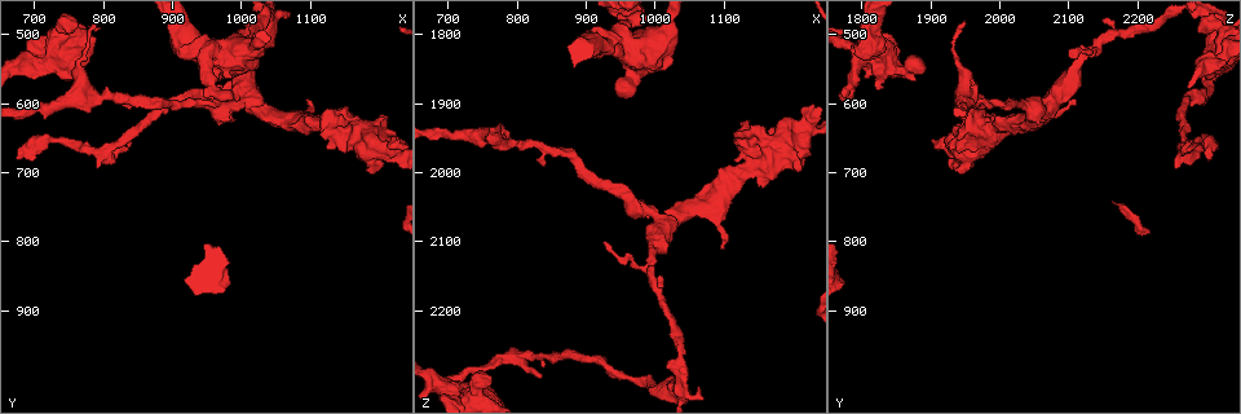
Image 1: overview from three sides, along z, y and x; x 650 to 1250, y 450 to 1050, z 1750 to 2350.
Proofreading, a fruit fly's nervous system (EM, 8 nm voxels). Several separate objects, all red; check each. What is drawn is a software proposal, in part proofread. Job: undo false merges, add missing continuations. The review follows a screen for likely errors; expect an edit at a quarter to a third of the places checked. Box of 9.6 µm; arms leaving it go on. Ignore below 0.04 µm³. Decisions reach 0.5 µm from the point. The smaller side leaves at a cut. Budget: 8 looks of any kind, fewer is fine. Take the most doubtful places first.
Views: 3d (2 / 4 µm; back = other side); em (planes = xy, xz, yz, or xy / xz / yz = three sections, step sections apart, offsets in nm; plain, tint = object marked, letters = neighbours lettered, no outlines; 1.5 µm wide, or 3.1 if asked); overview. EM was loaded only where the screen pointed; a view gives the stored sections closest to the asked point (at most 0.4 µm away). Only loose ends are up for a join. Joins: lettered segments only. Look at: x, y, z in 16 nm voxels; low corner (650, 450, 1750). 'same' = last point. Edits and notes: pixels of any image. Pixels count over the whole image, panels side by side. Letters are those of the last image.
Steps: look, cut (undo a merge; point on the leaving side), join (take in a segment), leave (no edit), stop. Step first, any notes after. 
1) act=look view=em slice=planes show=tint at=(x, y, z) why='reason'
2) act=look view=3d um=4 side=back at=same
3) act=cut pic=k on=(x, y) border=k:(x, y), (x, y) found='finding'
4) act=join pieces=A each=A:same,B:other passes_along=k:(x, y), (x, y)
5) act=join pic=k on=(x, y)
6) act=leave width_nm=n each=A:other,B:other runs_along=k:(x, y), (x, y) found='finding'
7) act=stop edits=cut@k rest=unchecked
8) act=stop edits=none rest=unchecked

act=look view=em slice=planes show=letters at=(1185, 695, 1940) why='an open end'

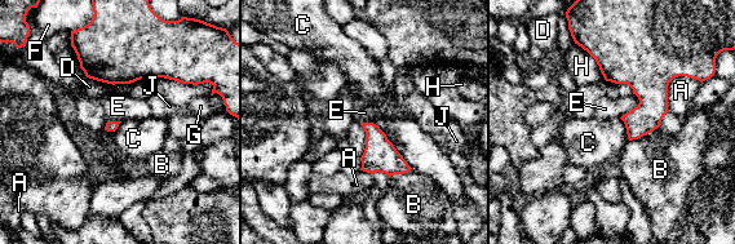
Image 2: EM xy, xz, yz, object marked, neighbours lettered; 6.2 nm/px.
act=leave each=A:other,B:other,C:other,D:other,E:other,F:other,G:other,H:other,J:other found='no lettered segment goes on from it'

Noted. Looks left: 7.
act=look view=3d um=4 at=(950, 525, 1805) why='calibre changes'

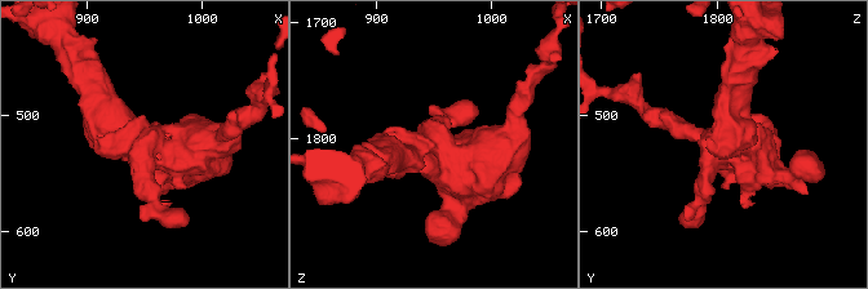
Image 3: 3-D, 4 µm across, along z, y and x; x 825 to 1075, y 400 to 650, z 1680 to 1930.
act=look view=em slice=xy step=8 show=letters at=(954, 530, 1808)

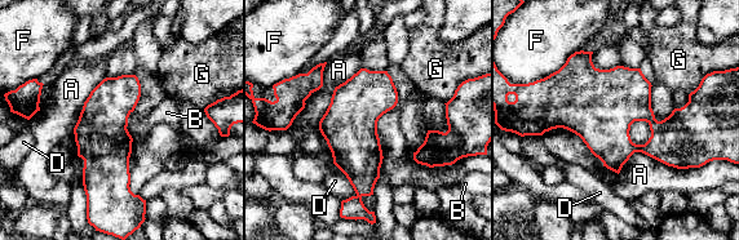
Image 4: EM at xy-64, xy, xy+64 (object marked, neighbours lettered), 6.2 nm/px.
act=look view=em slice=planes show=letters at=same why='another direction'

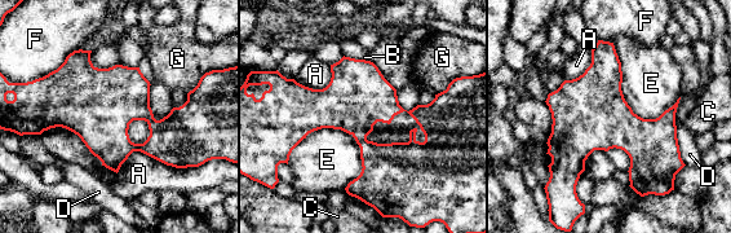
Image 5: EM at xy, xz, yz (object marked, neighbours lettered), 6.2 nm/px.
act=leave width_nm=260 each=A:other,B:other,C:other,D:other,E:other,F:other,G:other border=5:(612, 43), (624, 100), (658, 118) found='continuous, no second cell'

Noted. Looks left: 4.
act=look view=em slice=xz step=4 show=tint at=(750, 495, 2290) why='stops while still wide'

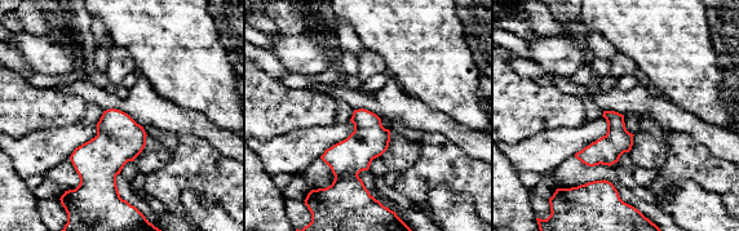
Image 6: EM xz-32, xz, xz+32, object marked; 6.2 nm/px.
act=look view=em slice=yz step=8 show=letters at=same why='another direction'

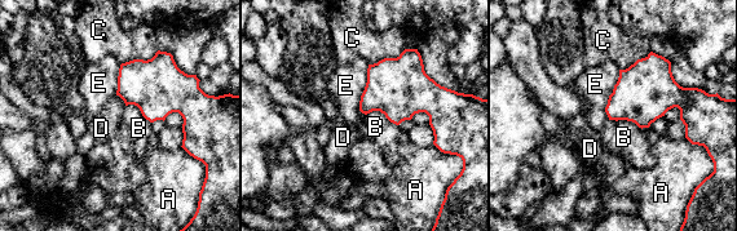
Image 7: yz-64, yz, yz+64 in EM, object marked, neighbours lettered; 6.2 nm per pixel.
act=leave each=A:other,B:other,C:other,D:other,E:other border=7:(619, 70), (605, 107), (608, 119) found='no lettered segment goes on from it'

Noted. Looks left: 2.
act=stop edits=none rest=unchecked

